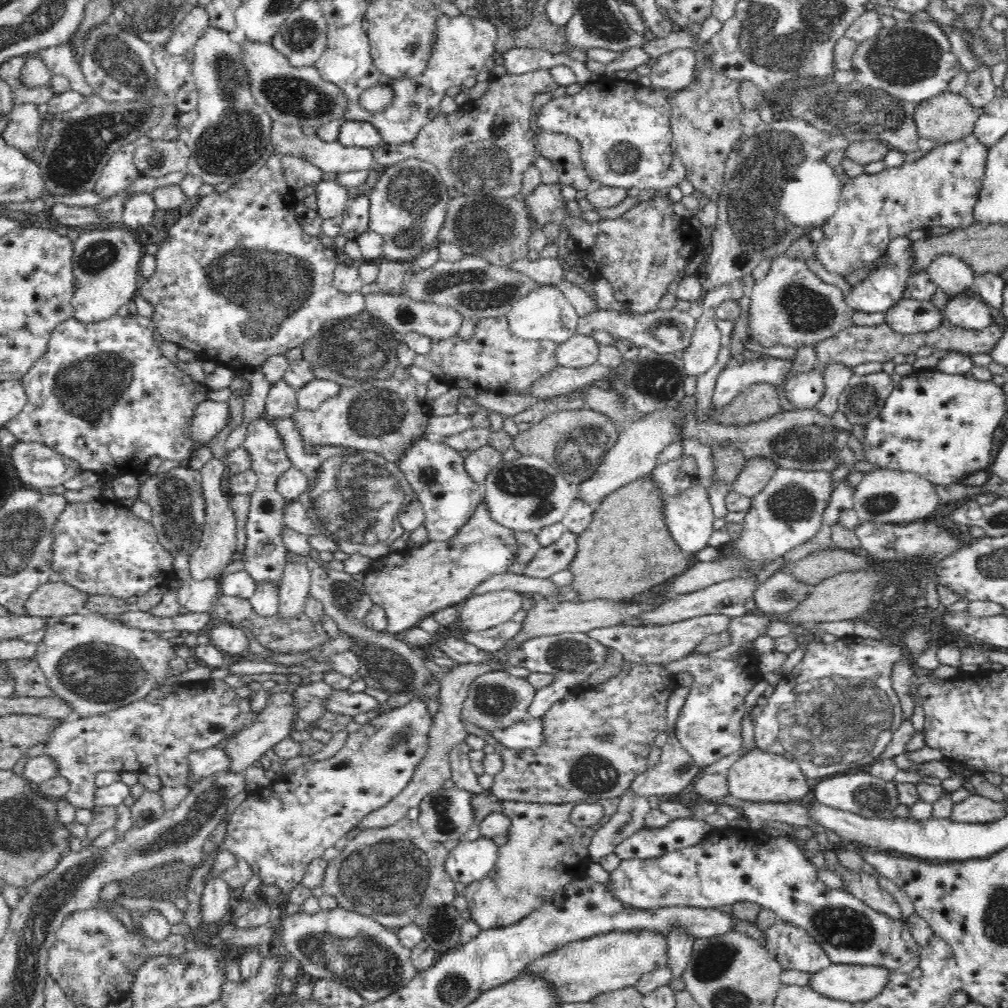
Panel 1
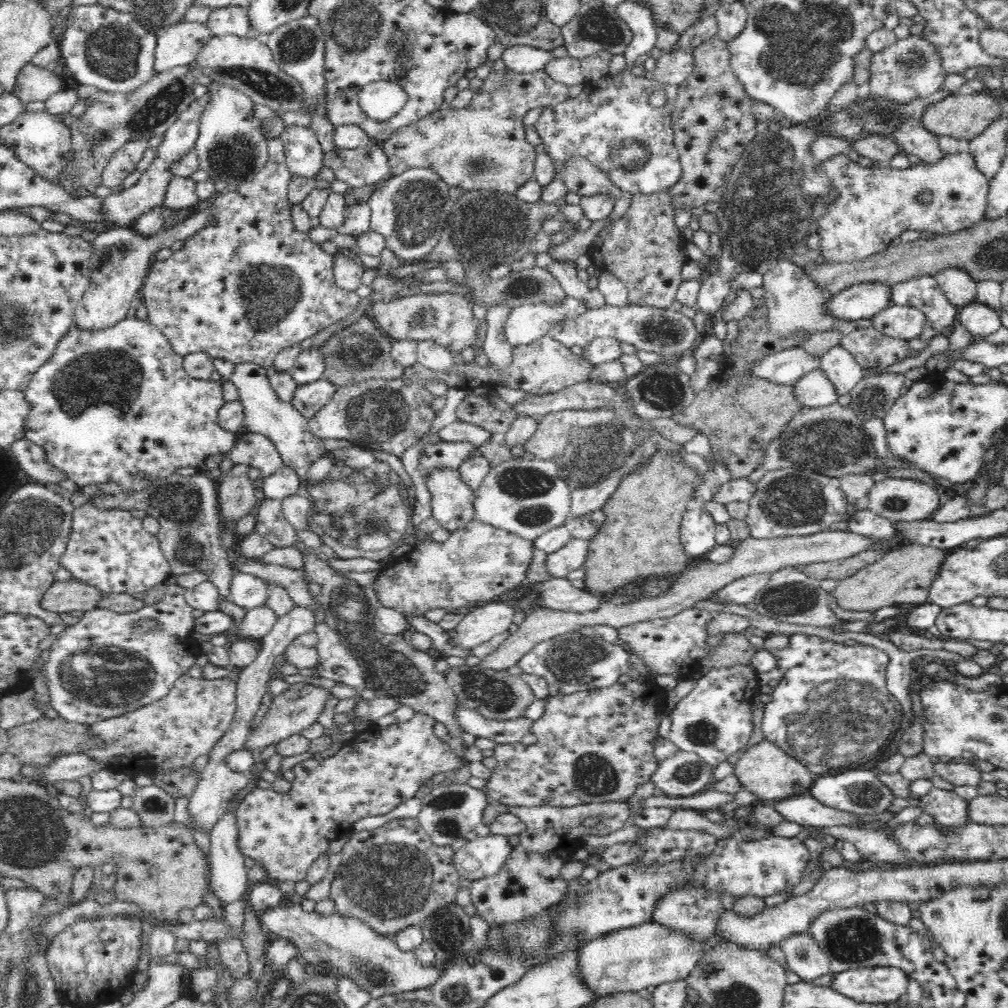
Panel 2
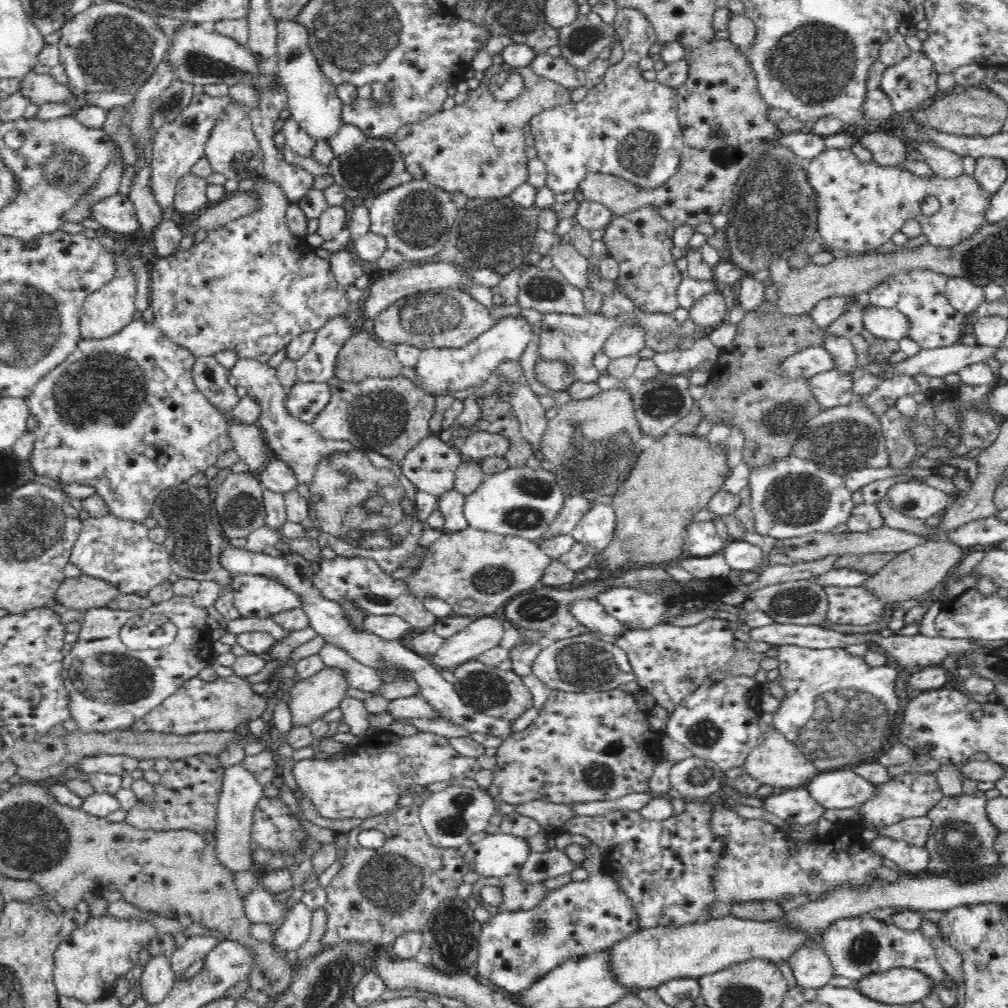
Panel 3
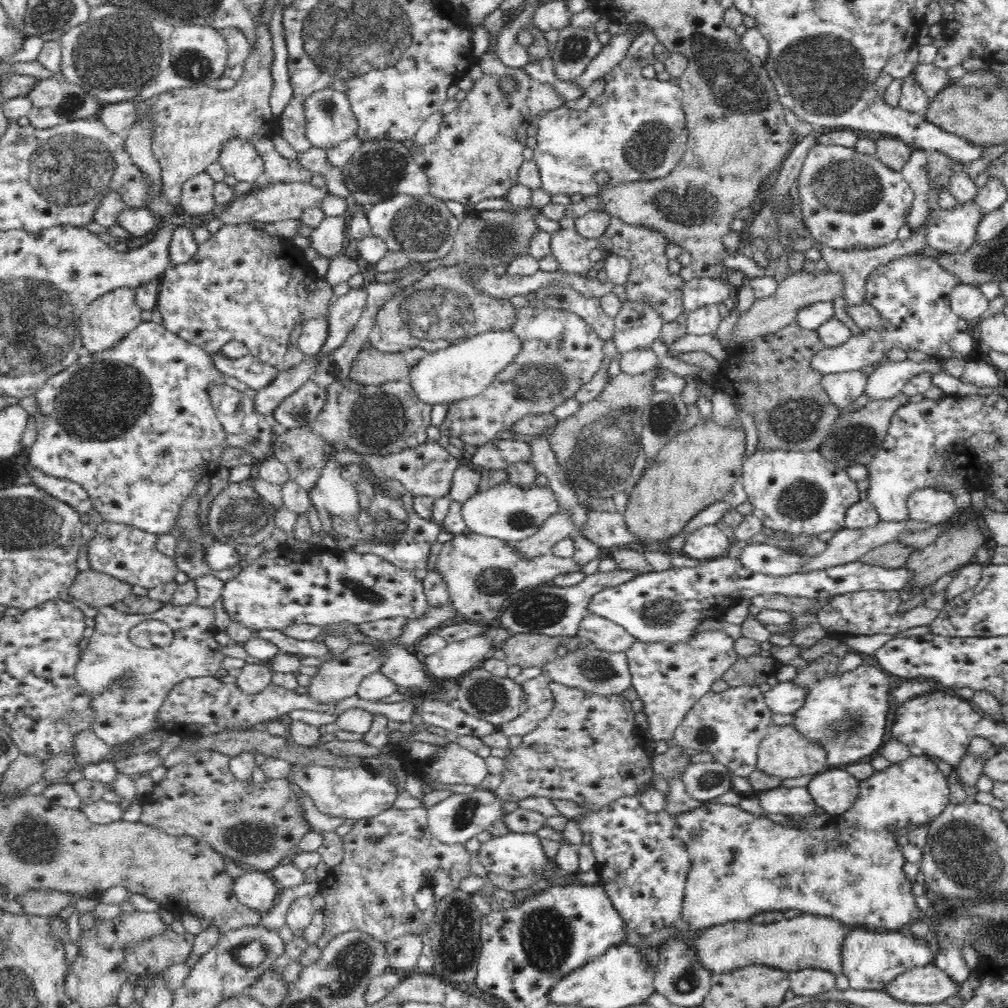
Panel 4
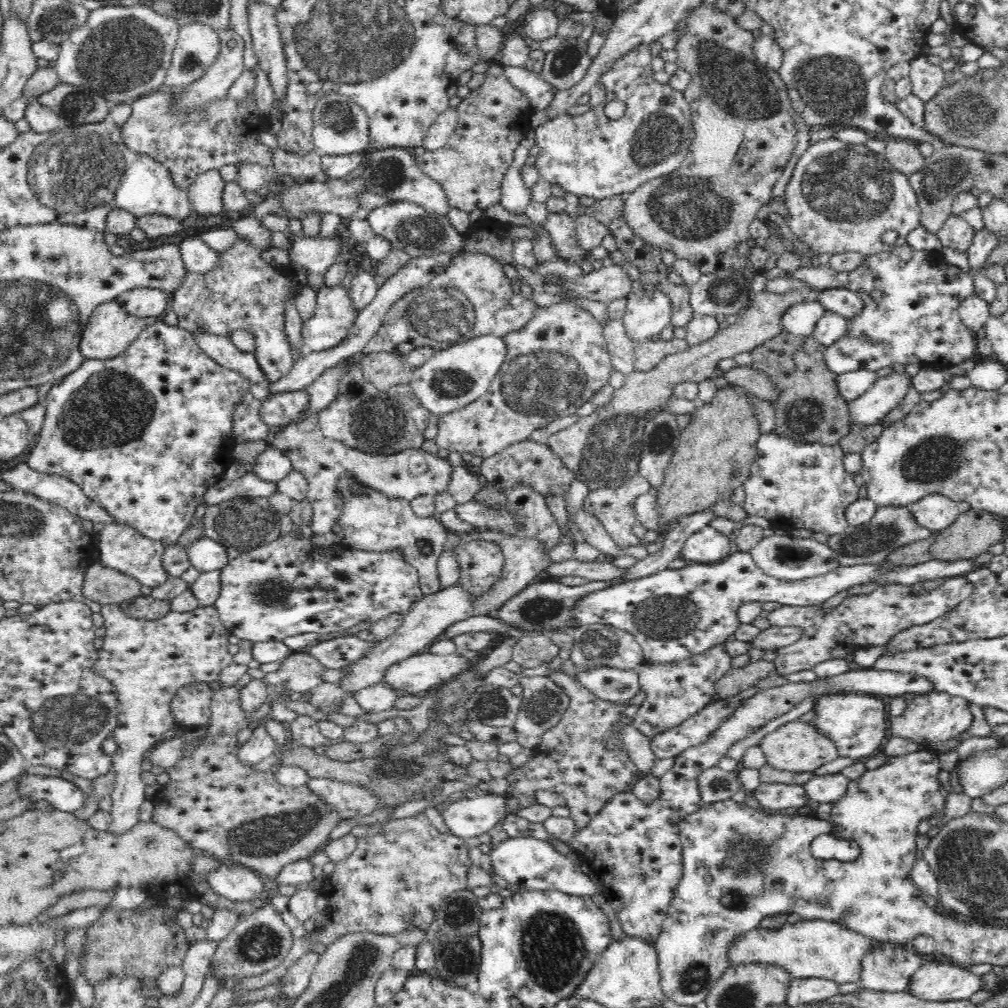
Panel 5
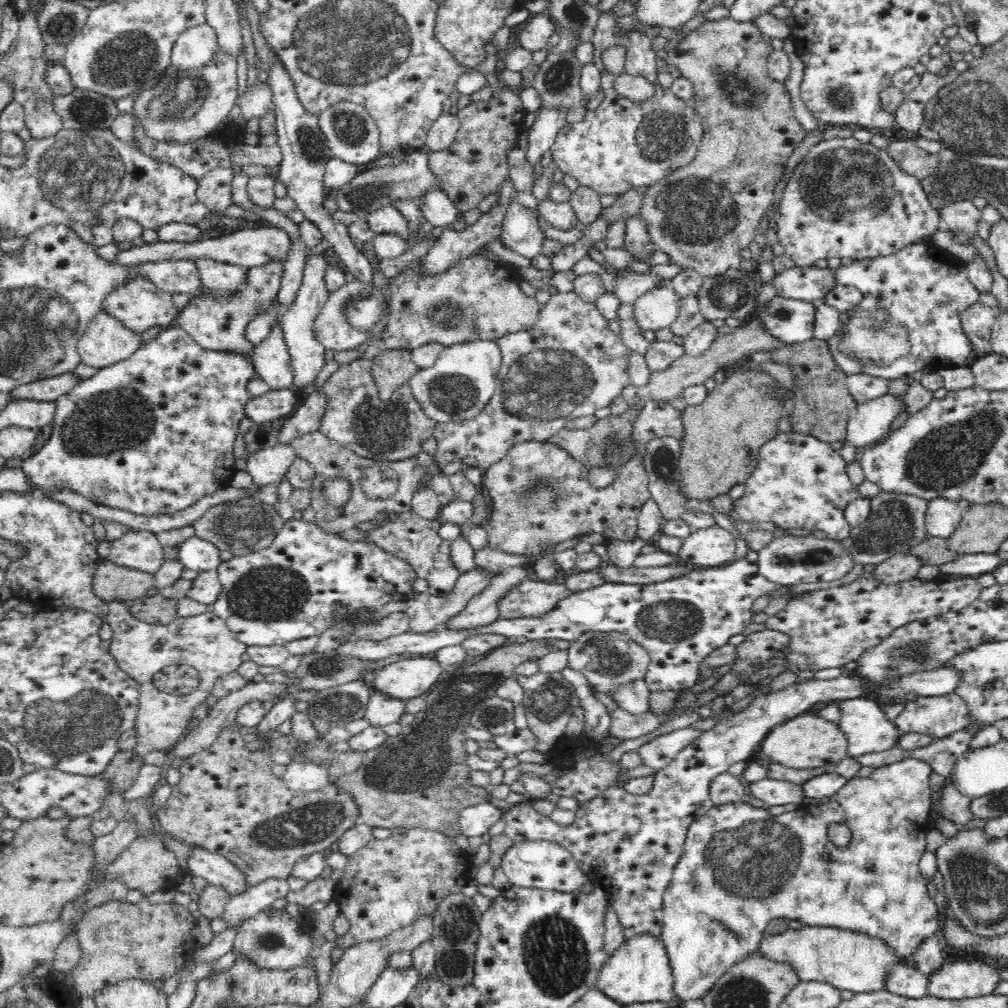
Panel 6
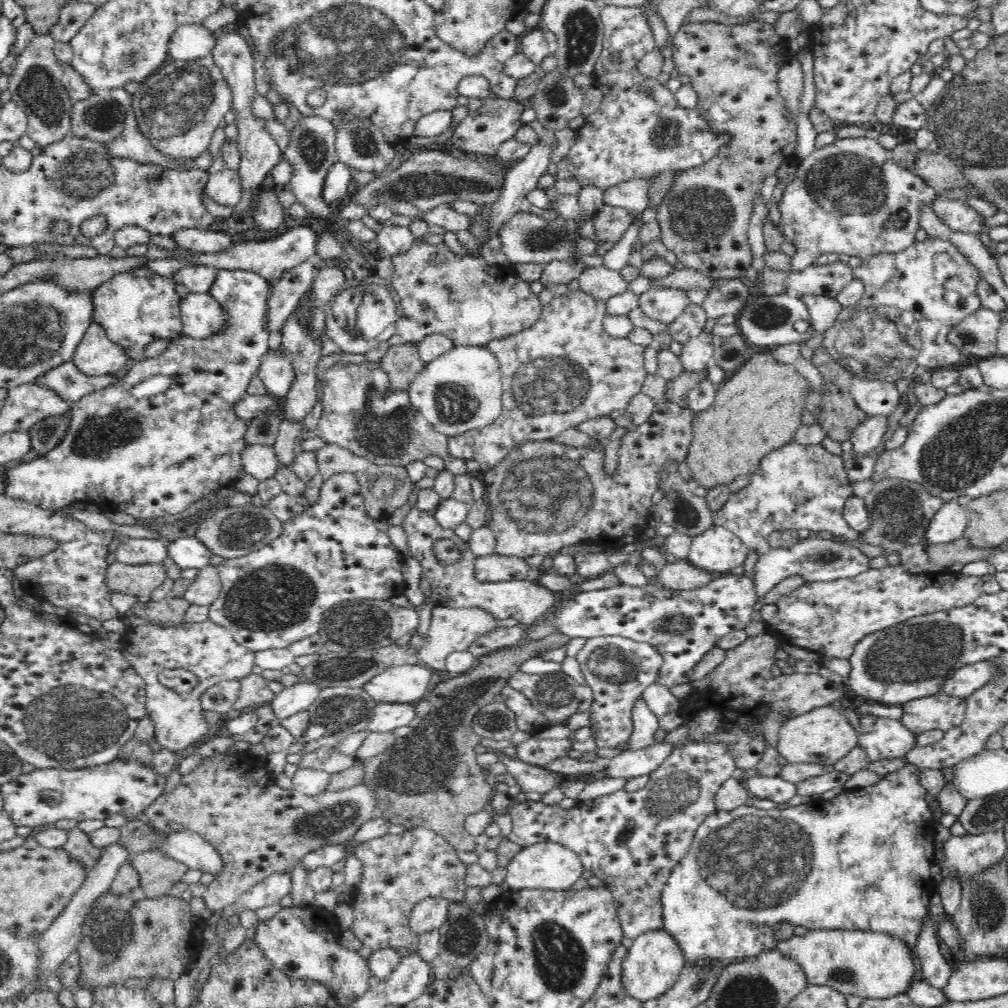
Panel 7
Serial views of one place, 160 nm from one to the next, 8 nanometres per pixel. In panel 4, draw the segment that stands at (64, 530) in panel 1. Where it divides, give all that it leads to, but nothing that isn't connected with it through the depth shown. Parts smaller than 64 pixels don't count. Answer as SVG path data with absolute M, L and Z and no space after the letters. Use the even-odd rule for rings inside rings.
M103 521L97 526L96 536L87 544L91 568L148 590L168 584L175 580L178 567L174 559L157 549L156 543L157 536L148 531L127 524Z

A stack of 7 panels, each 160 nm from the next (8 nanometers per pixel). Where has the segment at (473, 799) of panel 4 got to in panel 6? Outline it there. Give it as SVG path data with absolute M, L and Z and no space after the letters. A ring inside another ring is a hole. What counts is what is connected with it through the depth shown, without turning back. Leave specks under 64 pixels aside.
M494 801L466 808L464 812L460 812L460 817L458 817L461 834L466 837L483 836L503 817L504 809L505 807Z

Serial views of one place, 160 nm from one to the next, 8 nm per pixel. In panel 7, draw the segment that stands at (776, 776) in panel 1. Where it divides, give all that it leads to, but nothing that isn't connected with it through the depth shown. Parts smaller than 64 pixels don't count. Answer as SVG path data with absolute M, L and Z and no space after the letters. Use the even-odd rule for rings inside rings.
M827 705L786 721L780 728L777 751L789 763L834 764L859 744L859 734L839 705Z

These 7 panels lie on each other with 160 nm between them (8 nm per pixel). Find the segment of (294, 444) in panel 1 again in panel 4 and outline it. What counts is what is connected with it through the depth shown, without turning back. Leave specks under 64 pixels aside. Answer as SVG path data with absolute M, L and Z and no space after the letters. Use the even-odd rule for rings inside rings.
M218 350L218 352L212 352L211 359L215 367L226 377L238 378L240 382L247 384L247 388L258 391L268 386L279 373L278 369L263 364L251 353L242 358L230 358ZM342 444L337 445L337 449L328 460L322 478L318 479L317 485L314 486L311 493L311 503L314 504L316 510L319 512L323 530L328 534L333 530L333 516L340 516L344 520L354 520L360 514L360 502L358 502L358 492L356 486L352 482L346 482L346 479L339 475L340 468L346 468L346 464L354 464L355 466L360 462L362 455L356 453L352 449L345 447Z

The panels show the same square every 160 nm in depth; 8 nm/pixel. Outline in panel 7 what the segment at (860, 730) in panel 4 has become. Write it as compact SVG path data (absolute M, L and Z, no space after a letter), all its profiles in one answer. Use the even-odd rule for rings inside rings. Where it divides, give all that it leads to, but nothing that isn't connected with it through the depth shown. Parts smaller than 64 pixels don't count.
M864 716L859 744L871 762L884 758L906 756L915 746L918 735L911 732L900 719Z

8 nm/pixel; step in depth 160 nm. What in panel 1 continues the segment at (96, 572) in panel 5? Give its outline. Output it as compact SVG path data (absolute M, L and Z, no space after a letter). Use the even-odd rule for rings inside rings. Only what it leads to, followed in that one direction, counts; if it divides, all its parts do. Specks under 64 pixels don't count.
M48 581L30 595L25 607L32 617L61 618L85 611L89 596L66 581Z

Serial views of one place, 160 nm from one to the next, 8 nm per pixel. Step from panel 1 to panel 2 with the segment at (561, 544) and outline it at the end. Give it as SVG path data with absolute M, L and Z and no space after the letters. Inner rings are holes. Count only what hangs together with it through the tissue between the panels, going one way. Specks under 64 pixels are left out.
M572 538L564 548L547 556L547 569L558 578L567 578L570 572L584 566L588 551L589 540Z

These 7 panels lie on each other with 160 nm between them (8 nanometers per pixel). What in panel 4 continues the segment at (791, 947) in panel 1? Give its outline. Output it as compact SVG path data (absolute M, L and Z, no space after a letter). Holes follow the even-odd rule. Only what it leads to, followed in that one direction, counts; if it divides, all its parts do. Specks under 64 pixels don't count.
M804 969L788 973L794 996L814 996L834 990L837 976L820 969Z

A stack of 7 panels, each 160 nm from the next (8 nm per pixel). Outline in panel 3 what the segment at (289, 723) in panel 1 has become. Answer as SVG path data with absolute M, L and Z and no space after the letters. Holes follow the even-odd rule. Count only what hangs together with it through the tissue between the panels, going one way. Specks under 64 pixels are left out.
M325 666L314 676L291 688L289 708L293 725L310 725L327 712L339 708L350 687L344 669Z

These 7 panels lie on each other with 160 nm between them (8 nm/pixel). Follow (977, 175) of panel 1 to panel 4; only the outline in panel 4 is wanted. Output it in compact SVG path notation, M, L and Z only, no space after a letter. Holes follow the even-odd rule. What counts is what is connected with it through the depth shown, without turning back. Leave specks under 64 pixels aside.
M817 144L809 150L796 180L801 200L800 213L805 228L816 243L832 249L874 249L898 242L898 232L908 222L915 199L901 172L888 168L876 155L856 152L837 144ZM974 202L958 208L938 208L930 216L928 246L952 255L966 254L975 244L975 236L983 215Z

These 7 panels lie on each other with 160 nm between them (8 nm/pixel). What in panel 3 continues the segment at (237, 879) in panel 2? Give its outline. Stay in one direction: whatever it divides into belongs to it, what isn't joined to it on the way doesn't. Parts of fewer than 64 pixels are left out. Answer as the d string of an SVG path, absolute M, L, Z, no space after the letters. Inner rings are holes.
M243 762L232 764L225 769L223 792L218 804L215 849L222 864L225 864L232 873L244 872L253 866L250 858L253 817L260 800L264 797L263 790L264 787L256 781L254 773L250 772Z

